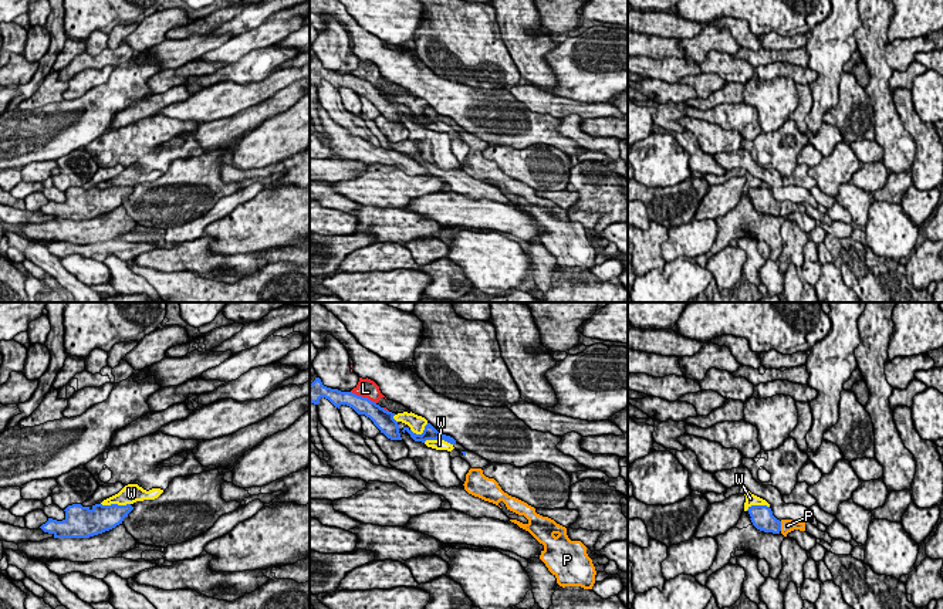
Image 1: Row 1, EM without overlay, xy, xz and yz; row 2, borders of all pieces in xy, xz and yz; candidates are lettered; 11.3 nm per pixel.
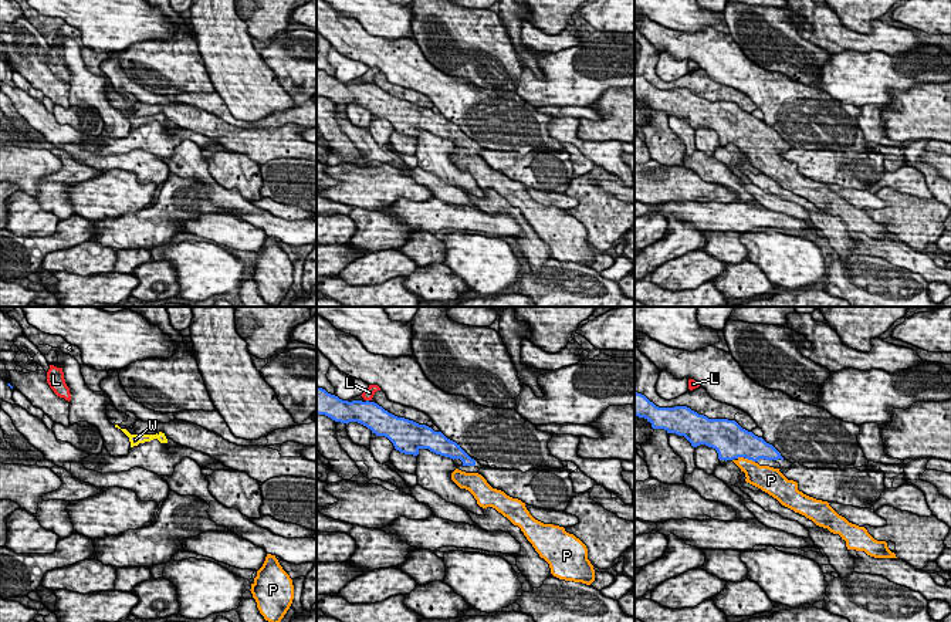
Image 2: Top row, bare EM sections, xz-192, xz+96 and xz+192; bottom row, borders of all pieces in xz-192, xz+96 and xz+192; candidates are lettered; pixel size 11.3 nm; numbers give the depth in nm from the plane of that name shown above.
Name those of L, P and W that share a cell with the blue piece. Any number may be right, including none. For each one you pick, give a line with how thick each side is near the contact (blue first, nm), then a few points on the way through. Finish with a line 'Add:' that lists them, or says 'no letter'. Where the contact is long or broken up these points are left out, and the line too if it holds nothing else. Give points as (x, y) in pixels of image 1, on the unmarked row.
P: 260 nm thick on the blue side, 160 nm on the other; runs through yz (761, 198), (770, 206), (780, 207), (787, 207)
Add: P

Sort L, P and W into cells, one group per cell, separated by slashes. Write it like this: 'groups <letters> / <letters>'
groups L W / P

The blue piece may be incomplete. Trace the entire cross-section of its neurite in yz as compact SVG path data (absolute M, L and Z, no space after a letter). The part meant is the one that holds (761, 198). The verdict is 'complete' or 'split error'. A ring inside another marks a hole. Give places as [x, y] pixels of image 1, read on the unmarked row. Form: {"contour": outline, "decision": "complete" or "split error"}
{"contour": "M751 187L748 189L748 196L753 207L764 214L773 214L773 216L783 216L787 219L788 214L794 212L805 213L805 204L798 204L792 202L777 202L773 197L773 193L767 187Z", "decision": "split error"}

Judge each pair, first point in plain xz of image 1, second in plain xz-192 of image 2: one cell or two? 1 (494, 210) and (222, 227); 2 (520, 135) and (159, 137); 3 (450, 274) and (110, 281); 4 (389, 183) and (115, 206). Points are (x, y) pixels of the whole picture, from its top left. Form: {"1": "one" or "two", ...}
{"1": "one", "2": "two", "3": "two", "4": "one"}

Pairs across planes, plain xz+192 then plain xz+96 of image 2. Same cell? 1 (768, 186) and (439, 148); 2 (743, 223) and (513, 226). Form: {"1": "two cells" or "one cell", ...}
{"1": "one cell", "2": "one cell"}

